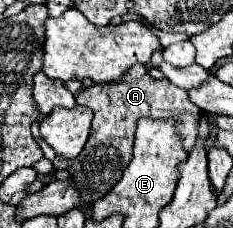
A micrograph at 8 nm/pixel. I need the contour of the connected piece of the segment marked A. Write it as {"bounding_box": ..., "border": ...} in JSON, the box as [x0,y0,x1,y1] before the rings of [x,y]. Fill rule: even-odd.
{"bounding_box":[52,65,202,205],"border":[[[134,65],[118,83],[94,83],[82,89],[76,95],[76,103],[90,107],[94,111],[94,121],[90,129],[88,143],[82,153],[74,159],[56,157],[52,163],[56,169],[68,169],[76,181],[76,187],[86,205],[102,199],[112,185],[116,185],[132,159],[132,141],[136,133],[138,119],[156,117],[156,119],[176,119],[174,129],[184,145],[184,151],[192,151],[196,145],[196,133],[200,129],[202,113],[192,105],[188,91],[172,85],[168,79],[156,81],[150,77],[144,65]]]}

